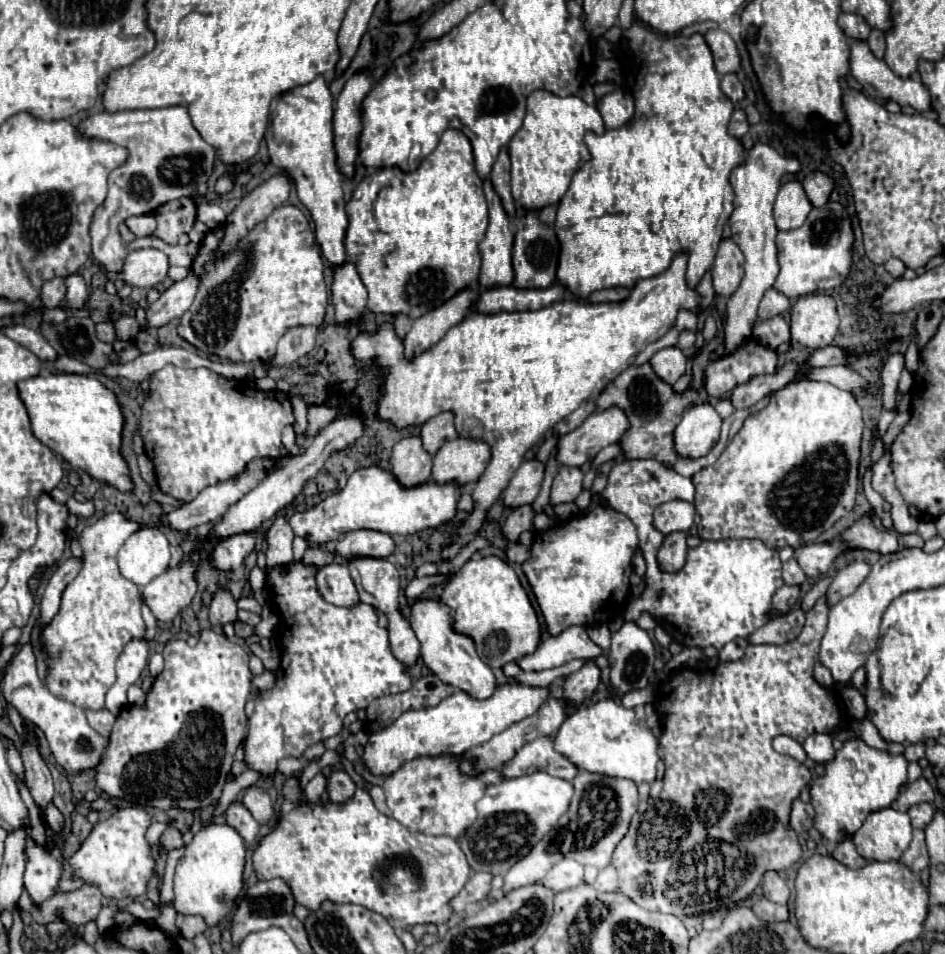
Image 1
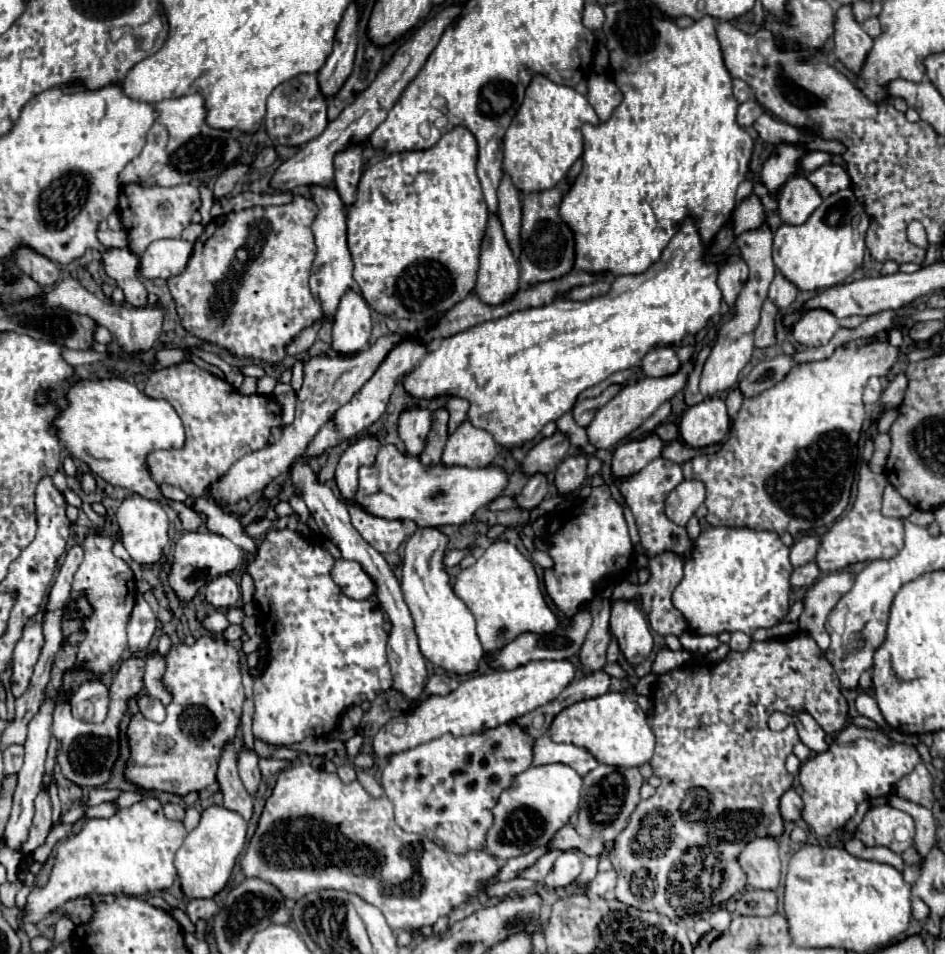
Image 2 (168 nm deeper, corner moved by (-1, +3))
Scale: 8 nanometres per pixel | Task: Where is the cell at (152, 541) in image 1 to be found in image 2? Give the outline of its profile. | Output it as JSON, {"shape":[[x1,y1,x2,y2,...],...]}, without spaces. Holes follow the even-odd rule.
{"shape":[[141,495,125,497,125,501,117,509,117,523,121,529,121,541,123,541,125,549,139,565,153,565,161,559,163,547,169,541,169,537,167,537,169,521,167,521,167,515,165,515,159,501,151,501]]}

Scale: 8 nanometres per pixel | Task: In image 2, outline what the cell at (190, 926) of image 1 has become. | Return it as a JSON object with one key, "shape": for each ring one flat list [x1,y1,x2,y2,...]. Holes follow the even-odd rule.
{"shape":[[191,899,187,905,187,915,195,923,197,919,209,921,217,913,217,903,213,899]]}

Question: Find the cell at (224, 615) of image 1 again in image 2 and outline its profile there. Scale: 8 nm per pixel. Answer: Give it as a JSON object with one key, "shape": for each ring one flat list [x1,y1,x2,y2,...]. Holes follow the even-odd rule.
{"shape":[[221,575,217,579,213,579,207,589,205,589,205,599,215,607,215,609,229,609,233,605,237,605,241,597,239,585,229,577,229,575]]}

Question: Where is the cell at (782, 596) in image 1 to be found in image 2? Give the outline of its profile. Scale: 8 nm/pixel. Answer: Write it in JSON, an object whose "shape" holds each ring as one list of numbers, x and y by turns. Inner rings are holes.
{"shape":[[809,561,809,563,805,563,805,565,801,565,801,567,797,567,795,571,793,571,793,575,791,575,791,585,793,587,809,587,809,585,813,585,813,581,819,577,819,567,817,567,817,563,815,561]]}

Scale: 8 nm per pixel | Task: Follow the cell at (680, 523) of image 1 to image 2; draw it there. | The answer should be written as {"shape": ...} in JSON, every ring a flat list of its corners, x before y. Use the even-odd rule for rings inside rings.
{"shape":[[681,481,665,499,665,513,677,525,685,525,697,507,705,501,705,485,701,481]]}

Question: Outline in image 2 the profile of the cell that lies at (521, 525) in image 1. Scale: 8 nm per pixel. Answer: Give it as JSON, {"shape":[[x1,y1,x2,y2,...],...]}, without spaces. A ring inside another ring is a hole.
{"shape":[[535,473,535,475,529,477,529,481,527,481,527,485,523,487,523,491,517,495,517,503,519,503,519,507,523,507,523,509,533,509,533,507,537,507,537,505,545,499,547,491,549,491,547,475]]}

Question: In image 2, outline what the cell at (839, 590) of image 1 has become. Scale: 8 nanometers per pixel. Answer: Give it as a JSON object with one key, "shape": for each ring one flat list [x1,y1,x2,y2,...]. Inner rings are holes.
{"shape":[[845,571,829,573,821,577,815,585,805,591,803,613,799,617,799,629,813,637,821,651,829,647,829,633,825,629,827,615,837,605,837,601,851,589,851,575]]}

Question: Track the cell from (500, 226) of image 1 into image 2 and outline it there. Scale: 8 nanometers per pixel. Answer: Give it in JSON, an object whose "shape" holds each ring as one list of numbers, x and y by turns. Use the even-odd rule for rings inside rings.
{"shape":[[489,215,487,233,485,233,485,239,481,245,481,267,479,267,479,275,477,275,475,293,477,293,477,297,481,297,481,301,485,301,487,305,493,307,493,305,511,301,517,291,519,291,519,265,513,257,513,251,509,249,507,241,505,241,497,215]]}

